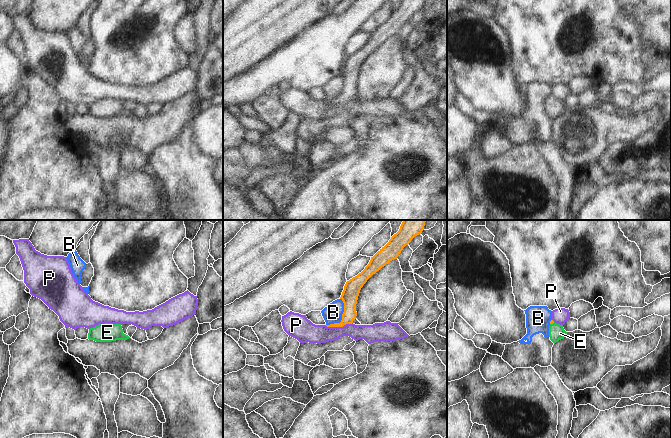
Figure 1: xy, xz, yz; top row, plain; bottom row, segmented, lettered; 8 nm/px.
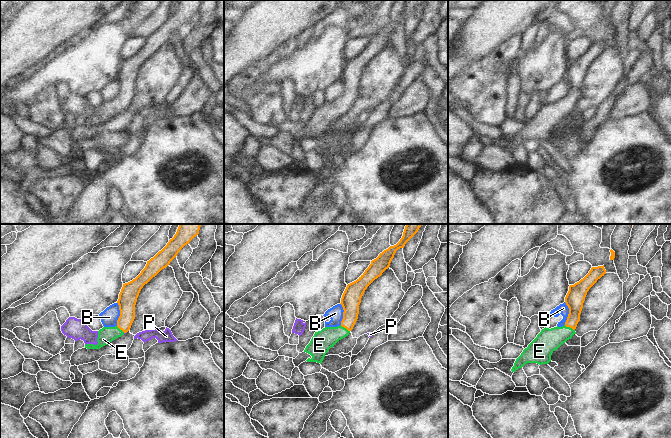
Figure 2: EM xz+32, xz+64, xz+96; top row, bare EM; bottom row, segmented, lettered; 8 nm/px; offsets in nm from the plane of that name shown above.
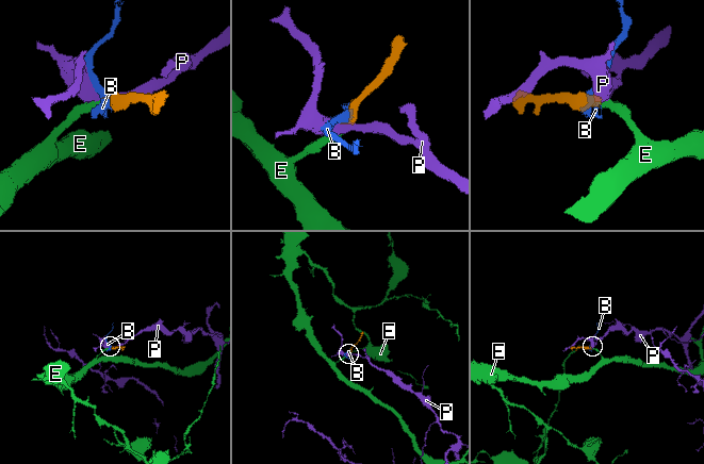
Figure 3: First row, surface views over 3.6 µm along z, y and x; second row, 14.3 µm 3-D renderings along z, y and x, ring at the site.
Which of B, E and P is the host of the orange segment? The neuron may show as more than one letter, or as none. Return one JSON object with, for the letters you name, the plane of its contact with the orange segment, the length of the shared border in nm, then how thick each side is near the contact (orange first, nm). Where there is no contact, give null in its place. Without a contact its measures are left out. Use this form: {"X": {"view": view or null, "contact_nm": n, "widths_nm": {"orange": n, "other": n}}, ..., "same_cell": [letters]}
{"E": {"view": "yz", "contact_nm": 40, "widths_nm": {"orange": 30, "other": 130}}, "same_cell": ["E"]}

